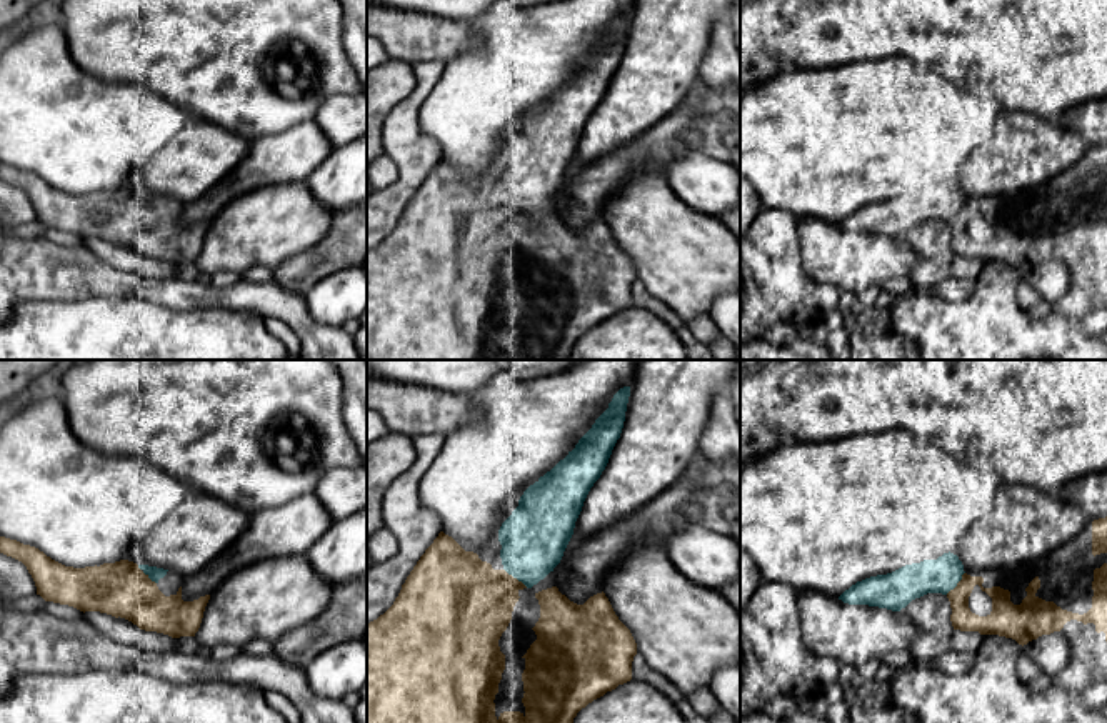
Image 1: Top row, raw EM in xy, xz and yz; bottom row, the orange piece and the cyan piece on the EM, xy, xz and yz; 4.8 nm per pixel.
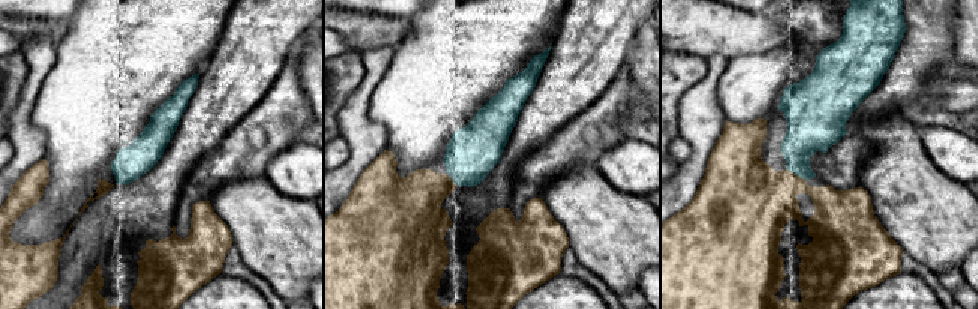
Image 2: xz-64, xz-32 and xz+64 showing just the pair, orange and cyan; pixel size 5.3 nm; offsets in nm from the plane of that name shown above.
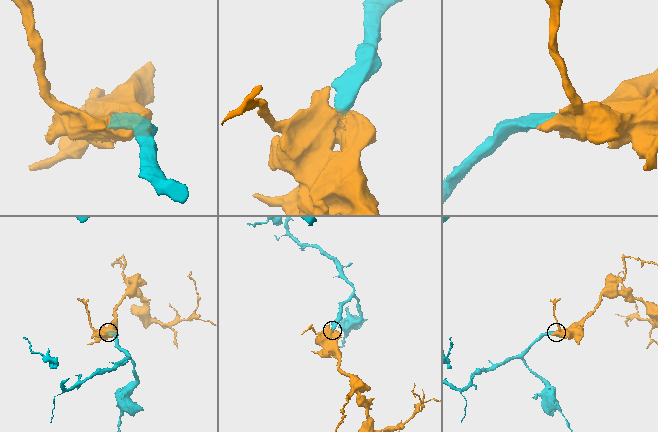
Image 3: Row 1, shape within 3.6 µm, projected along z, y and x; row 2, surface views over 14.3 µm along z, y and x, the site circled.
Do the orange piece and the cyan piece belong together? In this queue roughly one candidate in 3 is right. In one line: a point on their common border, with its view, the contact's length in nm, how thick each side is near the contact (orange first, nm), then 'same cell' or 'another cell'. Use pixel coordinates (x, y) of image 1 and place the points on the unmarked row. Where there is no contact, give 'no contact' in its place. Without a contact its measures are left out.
xz (515, 205) | 150 nm | 400/320 nm | same cell

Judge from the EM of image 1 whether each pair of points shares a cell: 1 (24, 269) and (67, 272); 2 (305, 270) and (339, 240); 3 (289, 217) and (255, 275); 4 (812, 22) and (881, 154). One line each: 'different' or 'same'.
1: same
2: same
3: different
4: different

